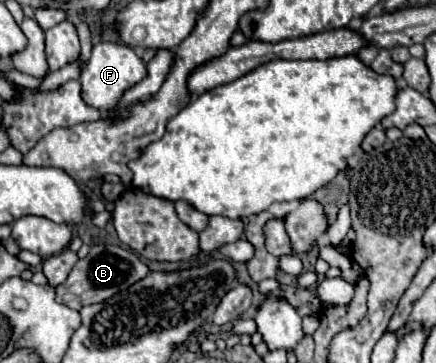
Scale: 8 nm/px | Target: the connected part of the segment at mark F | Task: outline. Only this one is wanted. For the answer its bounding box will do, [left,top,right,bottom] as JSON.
[80,43,146,113]

